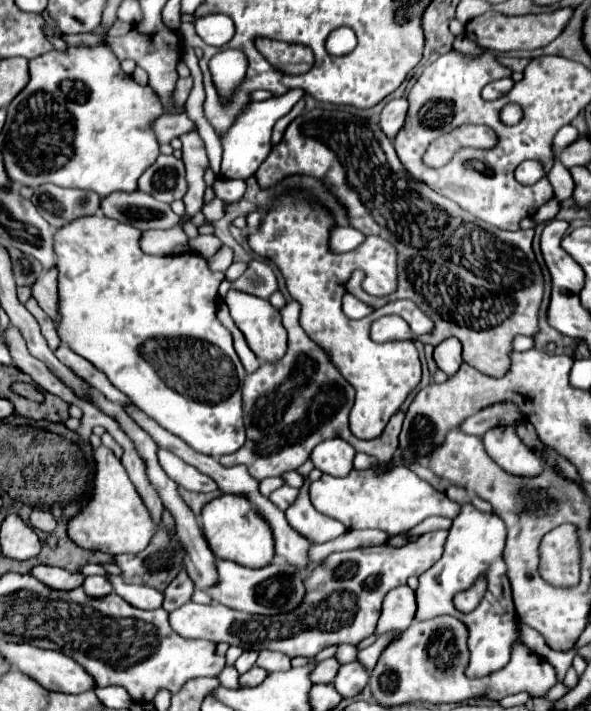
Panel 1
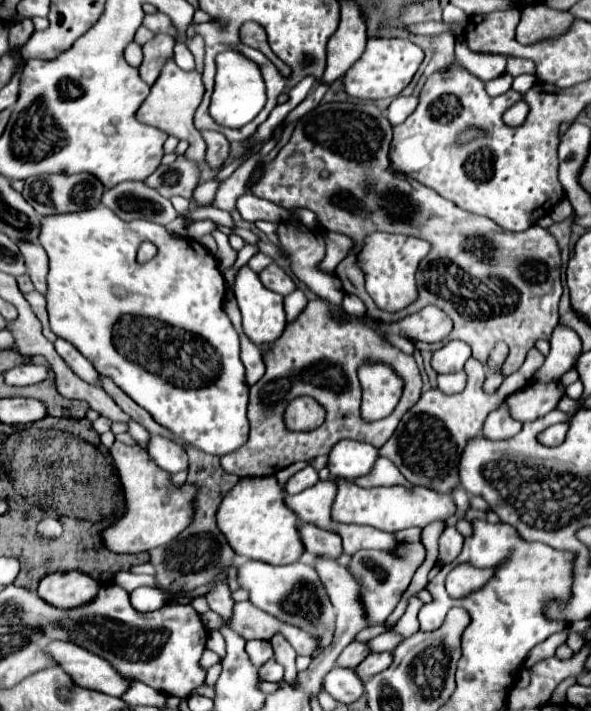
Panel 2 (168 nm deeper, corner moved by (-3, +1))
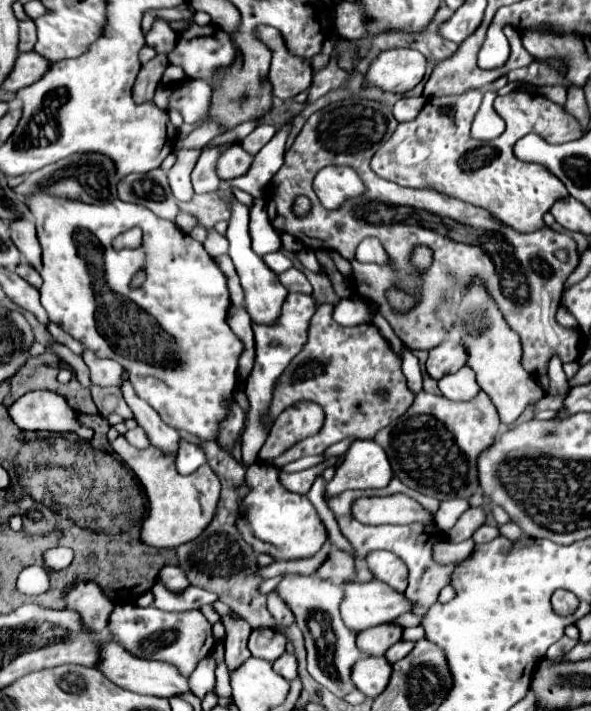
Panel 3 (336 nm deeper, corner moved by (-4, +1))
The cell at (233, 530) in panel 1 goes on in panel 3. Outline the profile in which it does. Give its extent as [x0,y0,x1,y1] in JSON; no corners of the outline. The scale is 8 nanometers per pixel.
[240,464,328,560]

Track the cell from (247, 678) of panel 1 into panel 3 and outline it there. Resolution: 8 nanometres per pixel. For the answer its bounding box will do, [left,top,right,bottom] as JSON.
[274,652,298,680]

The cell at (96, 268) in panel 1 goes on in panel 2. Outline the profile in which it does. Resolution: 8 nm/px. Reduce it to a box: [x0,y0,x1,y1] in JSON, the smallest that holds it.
[39,208,249,456]

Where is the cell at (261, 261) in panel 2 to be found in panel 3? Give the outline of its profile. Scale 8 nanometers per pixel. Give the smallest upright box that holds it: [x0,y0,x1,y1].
[264,252,294,274]

